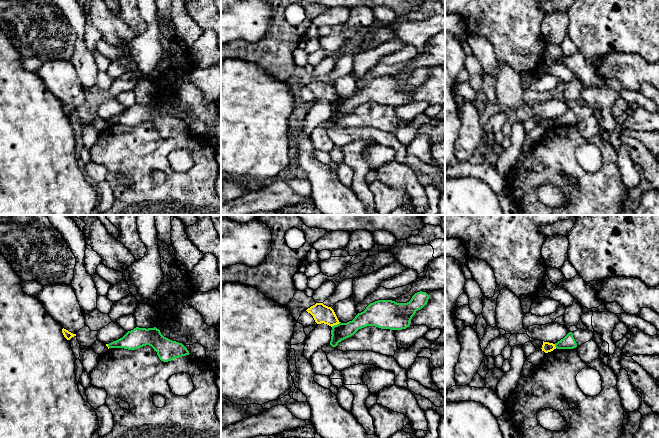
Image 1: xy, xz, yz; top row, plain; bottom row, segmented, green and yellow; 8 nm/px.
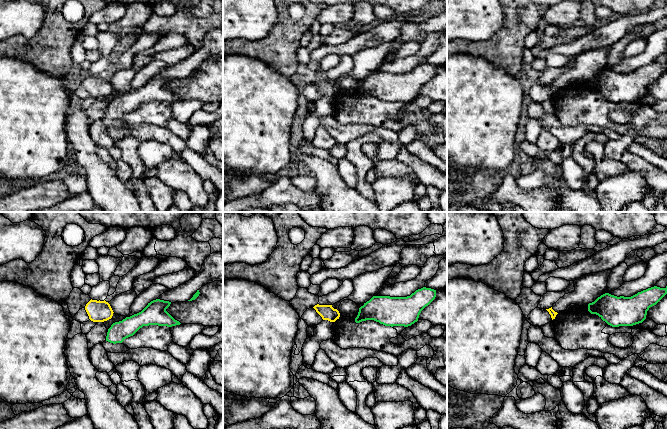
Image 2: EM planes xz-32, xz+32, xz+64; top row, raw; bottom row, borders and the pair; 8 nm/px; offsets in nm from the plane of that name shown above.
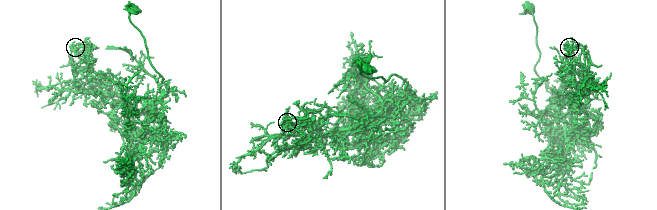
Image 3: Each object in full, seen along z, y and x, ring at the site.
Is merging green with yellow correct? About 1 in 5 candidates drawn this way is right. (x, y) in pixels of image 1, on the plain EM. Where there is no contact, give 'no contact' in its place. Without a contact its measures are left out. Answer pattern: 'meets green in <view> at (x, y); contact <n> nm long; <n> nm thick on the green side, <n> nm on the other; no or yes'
meets green in xz at (335, 101); contact 90 nm long; 140 nm thick on the green side, 150 nm on the other; no

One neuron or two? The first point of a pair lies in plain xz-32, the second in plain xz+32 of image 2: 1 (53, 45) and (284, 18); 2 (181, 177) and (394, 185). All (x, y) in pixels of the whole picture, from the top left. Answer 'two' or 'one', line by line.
1: one
2: two

